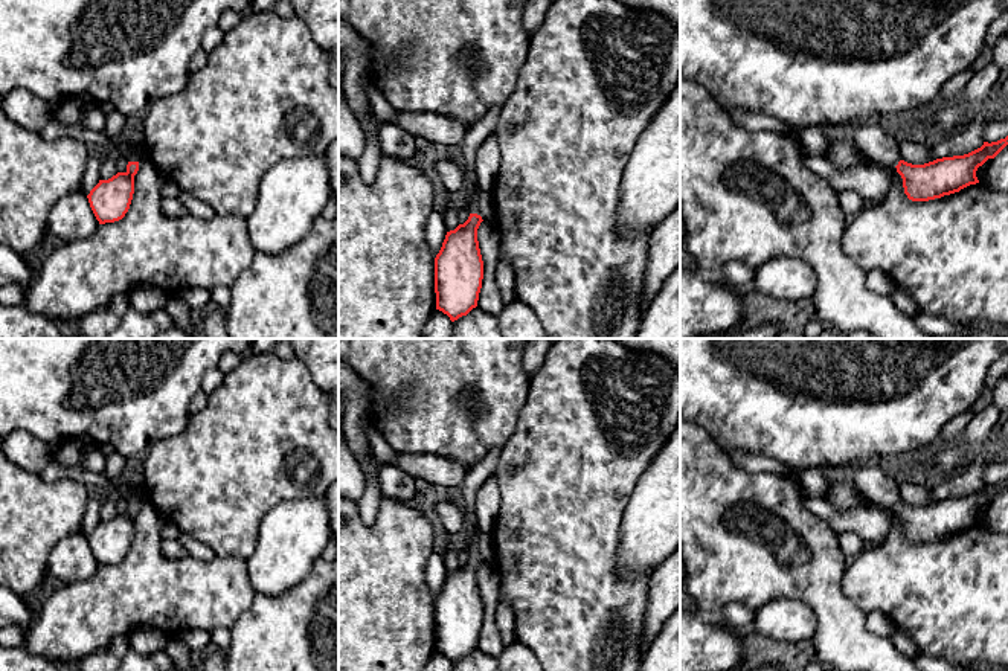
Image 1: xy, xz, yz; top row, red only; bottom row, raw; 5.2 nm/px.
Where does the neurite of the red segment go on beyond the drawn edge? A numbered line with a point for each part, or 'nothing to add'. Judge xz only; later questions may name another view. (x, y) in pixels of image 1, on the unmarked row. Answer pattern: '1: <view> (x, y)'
1: xz (473, 542)

